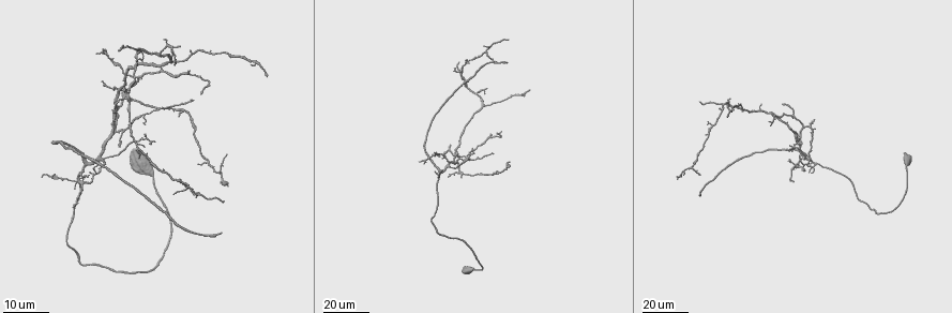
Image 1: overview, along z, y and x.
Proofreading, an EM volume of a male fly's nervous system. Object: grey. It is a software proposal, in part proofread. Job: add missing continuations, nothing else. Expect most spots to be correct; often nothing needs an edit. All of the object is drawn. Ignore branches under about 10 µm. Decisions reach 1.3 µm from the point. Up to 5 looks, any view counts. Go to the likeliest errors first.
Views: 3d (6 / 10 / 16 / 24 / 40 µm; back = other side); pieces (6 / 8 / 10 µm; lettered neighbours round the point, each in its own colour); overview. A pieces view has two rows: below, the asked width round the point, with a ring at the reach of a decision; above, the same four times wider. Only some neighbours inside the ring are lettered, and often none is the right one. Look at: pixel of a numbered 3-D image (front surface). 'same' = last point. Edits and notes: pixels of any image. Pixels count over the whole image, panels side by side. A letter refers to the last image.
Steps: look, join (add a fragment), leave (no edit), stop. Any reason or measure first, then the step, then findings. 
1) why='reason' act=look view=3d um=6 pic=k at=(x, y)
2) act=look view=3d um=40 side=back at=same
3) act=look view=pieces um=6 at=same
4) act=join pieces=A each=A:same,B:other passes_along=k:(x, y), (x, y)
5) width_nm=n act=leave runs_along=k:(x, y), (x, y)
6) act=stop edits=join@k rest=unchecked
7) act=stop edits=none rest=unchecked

why='thin end' act=look view=3d um=24 pic=1 at=(268, 74)

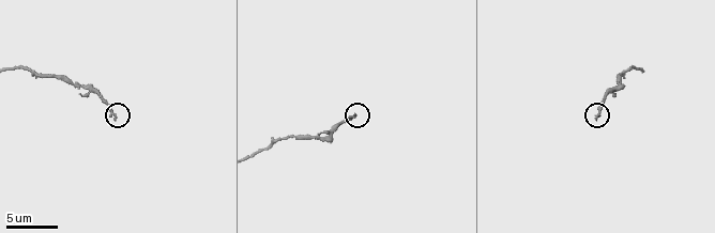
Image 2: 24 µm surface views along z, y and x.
why='see the neighbours' act=look view=pieces um=8 pic=2 at=(116, 119)

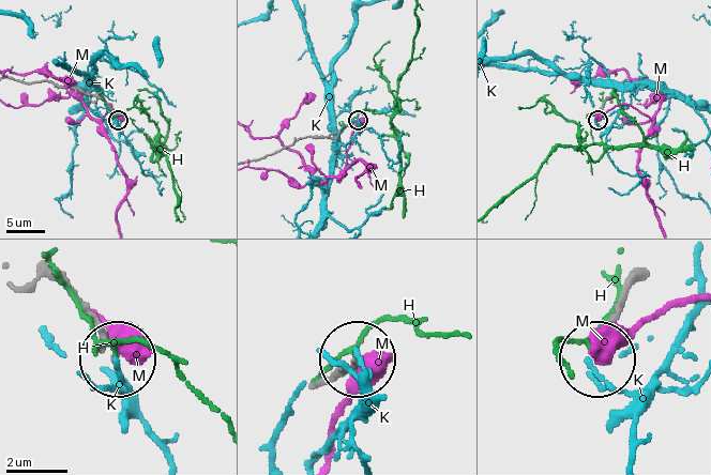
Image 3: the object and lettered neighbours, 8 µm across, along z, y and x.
width_nm=160 act=leave each=H:other,K:other,M:other runs_along=3:(16, 80), (79, 88), (99, 97), (116, 120) found='none of them fits'

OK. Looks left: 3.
why='long arm stops here' act=look view=3d um=40 pic=1 at=(505, 60)

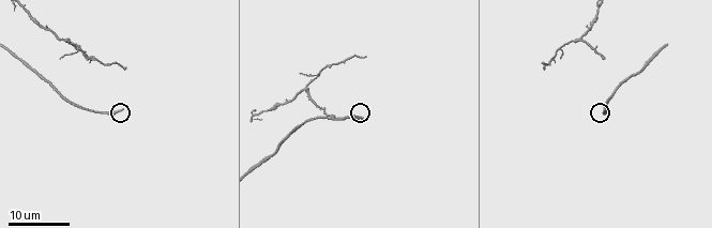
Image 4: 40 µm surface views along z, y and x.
act=look view=pieces um=6 pic=4 at=(120, 109)

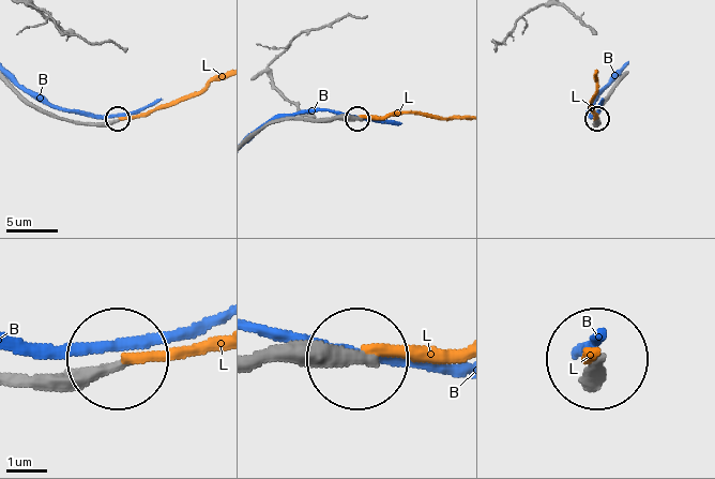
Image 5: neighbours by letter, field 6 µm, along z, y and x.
act=leave each=B:other,L:other found='none of them fits'

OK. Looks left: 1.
act=stop edits=none rest=unchecked

